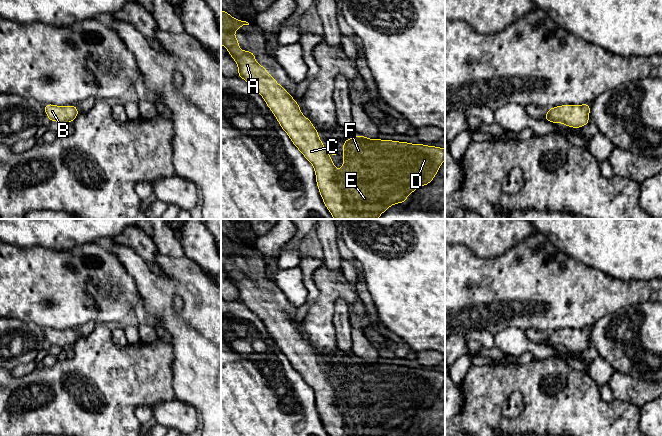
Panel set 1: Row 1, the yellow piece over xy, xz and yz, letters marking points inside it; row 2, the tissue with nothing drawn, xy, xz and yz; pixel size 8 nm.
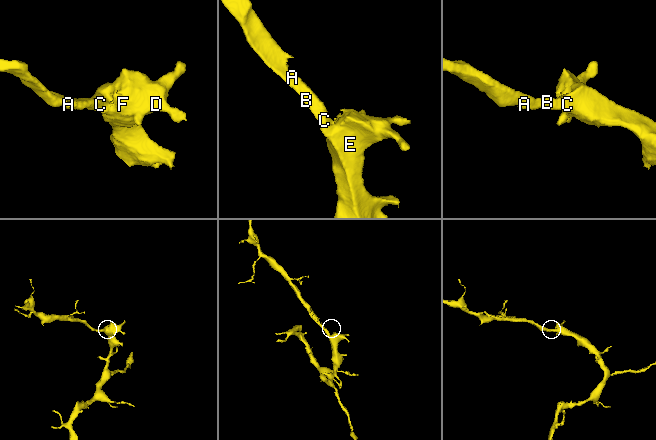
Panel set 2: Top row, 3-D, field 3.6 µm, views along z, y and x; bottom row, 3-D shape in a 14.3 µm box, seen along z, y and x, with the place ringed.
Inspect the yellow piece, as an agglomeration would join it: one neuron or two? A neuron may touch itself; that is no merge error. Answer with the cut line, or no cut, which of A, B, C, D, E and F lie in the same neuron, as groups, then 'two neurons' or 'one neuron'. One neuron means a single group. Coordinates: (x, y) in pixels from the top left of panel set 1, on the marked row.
cut none; groups A B C D E F; one neuron

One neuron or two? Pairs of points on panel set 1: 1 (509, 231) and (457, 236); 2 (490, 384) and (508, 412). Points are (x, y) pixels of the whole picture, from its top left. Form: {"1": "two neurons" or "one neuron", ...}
{"1": "one neuron", "2": "two neurons"}

